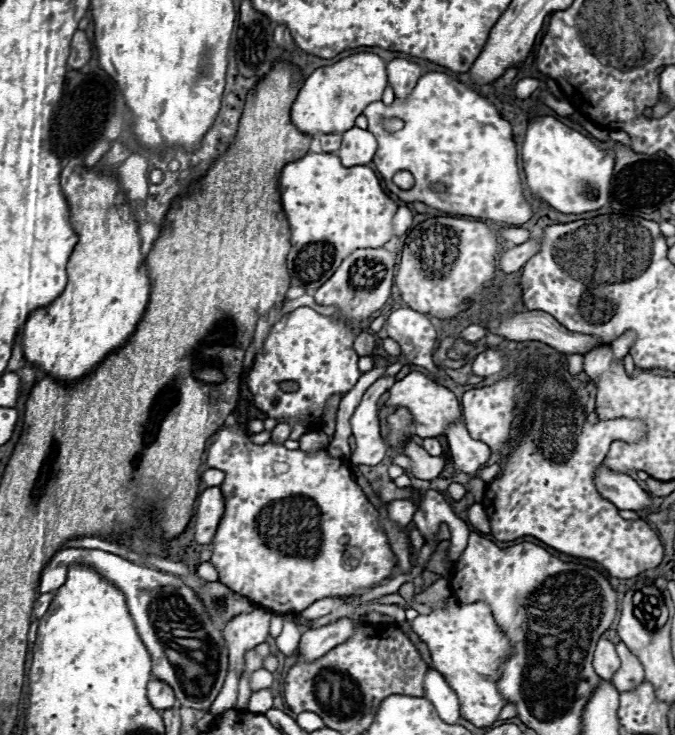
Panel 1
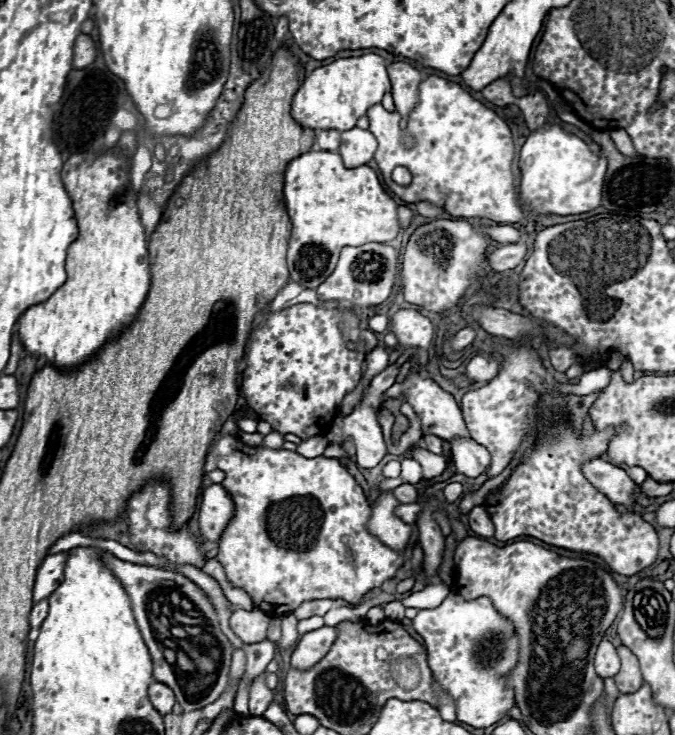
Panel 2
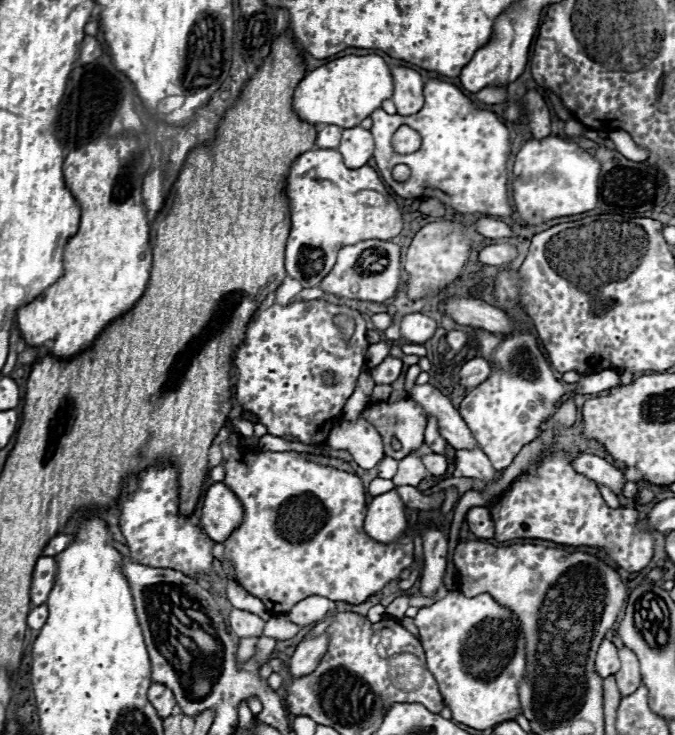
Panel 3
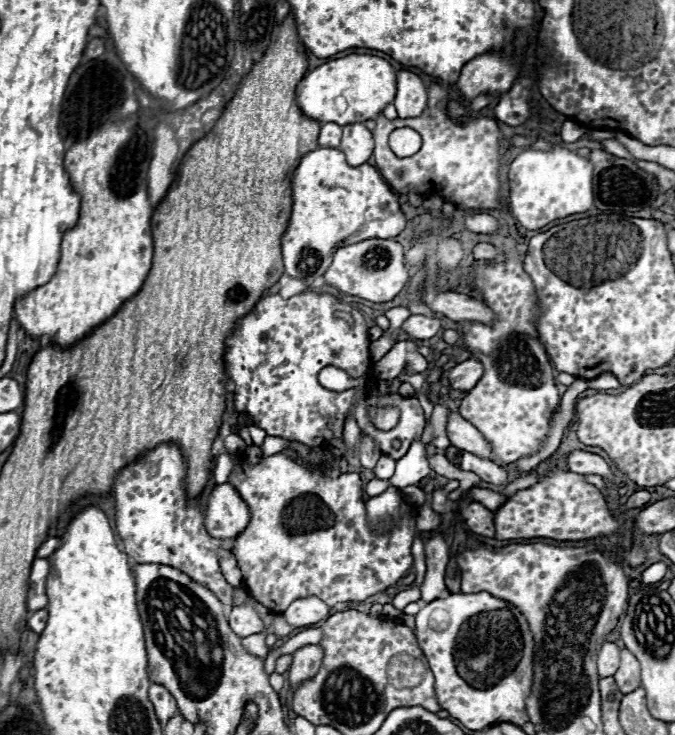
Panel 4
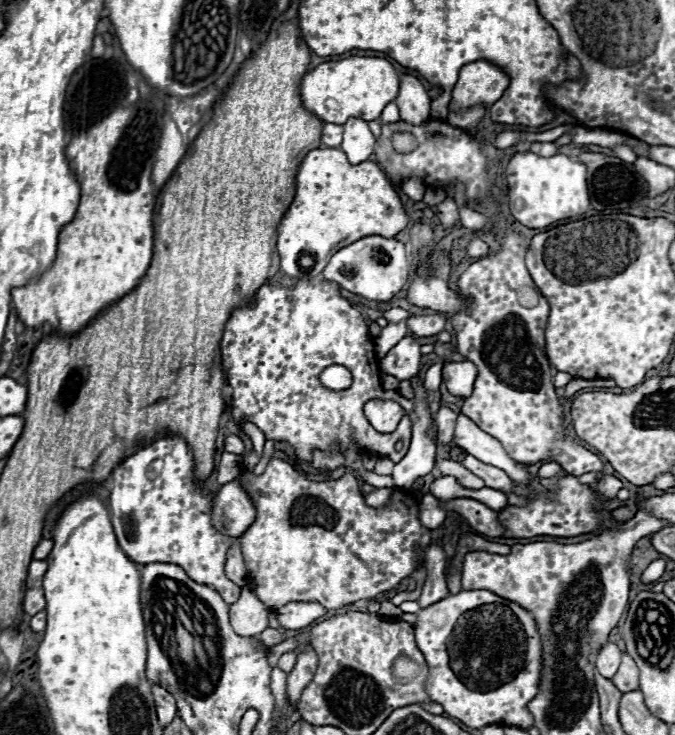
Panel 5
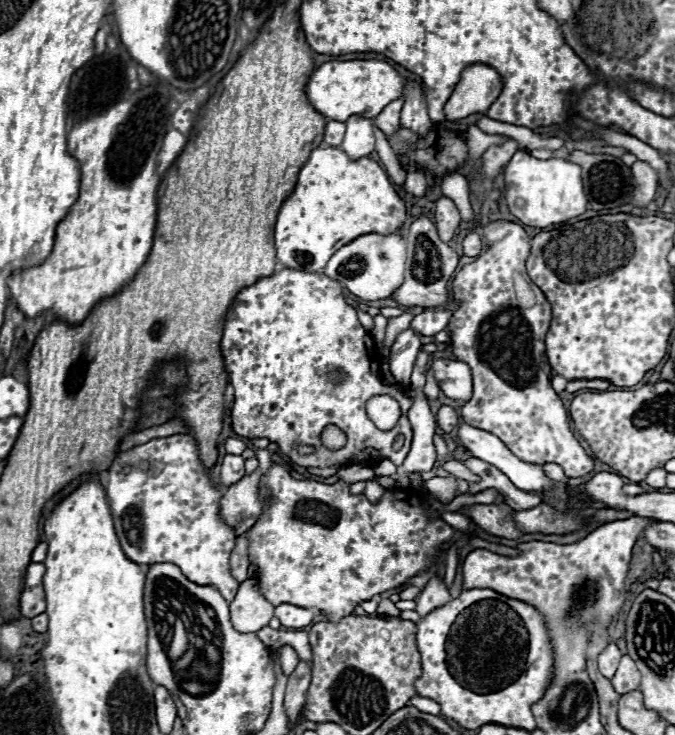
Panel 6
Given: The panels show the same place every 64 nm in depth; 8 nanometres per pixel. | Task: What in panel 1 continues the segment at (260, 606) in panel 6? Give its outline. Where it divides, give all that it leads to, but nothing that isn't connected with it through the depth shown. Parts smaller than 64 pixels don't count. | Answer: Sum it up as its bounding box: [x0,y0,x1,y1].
[222,610,270,672]

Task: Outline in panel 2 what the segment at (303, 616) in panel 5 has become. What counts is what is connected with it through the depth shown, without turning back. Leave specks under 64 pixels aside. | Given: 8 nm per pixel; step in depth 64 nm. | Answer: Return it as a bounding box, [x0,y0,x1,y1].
[292,600,352,620]

